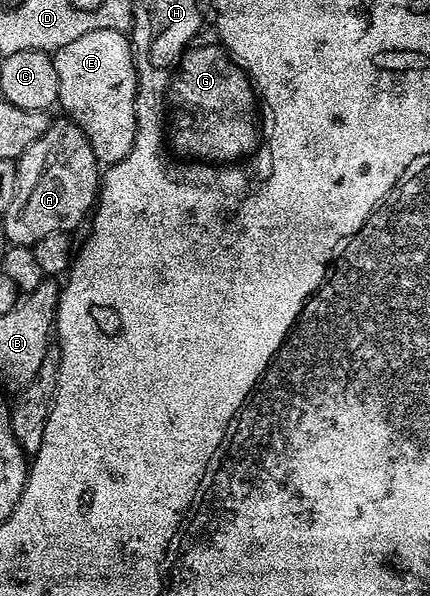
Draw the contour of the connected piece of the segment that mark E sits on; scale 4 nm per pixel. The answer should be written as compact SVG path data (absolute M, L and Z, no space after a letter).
M95 29L75 37L52 56L59 77L57 103L90 139L97 162L118 163L131 153L137 132L137 61L126 32Z

